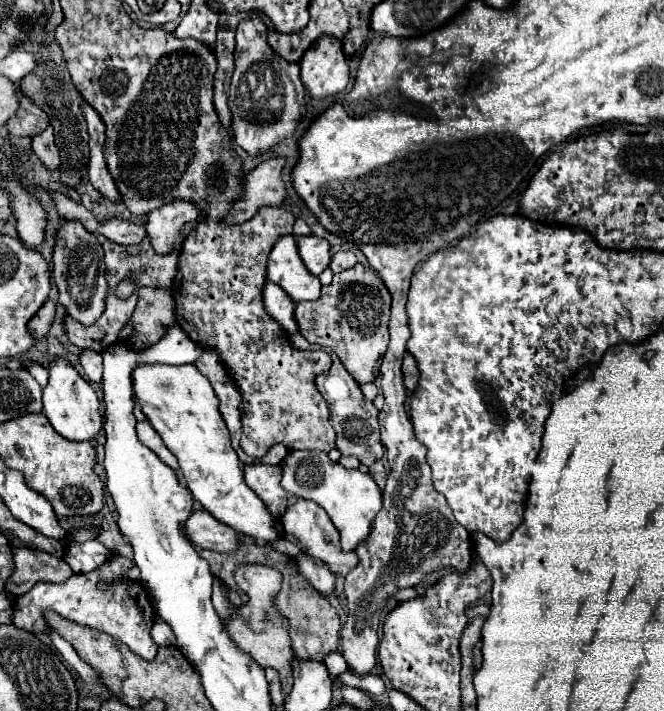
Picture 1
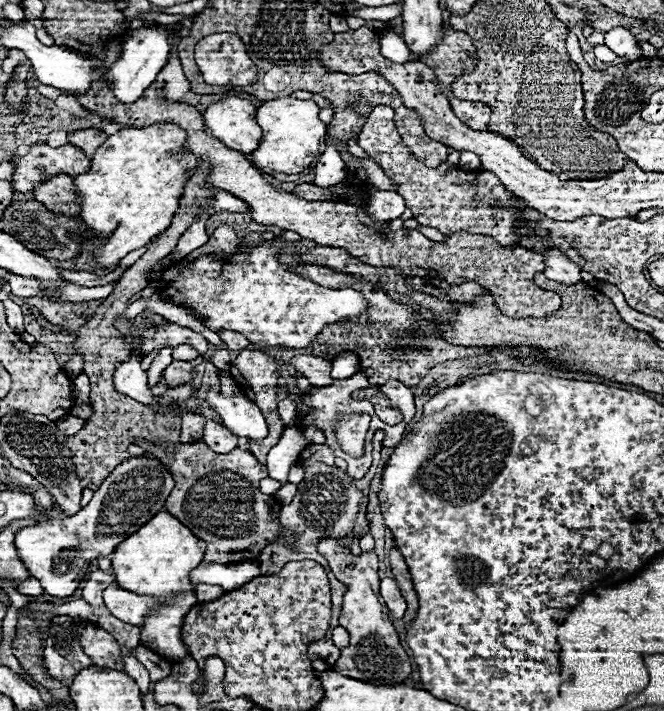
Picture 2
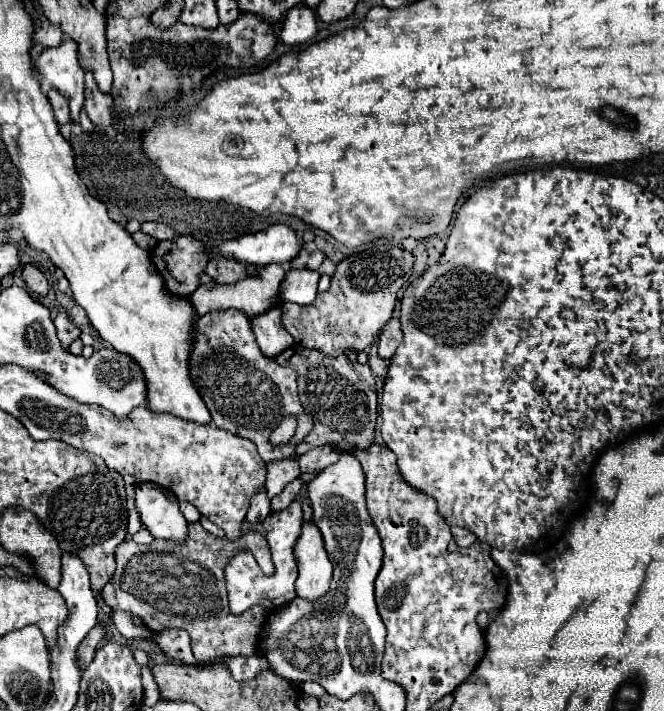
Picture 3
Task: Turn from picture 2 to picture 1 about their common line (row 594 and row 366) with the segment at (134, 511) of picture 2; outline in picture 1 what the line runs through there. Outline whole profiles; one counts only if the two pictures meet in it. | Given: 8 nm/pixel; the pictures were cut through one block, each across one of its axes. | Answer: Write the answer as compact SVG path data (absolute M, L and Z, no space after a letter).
M58 358L50 364L50 382L44 388L42 402L44 402L44 414L50 420L52 428L68 440L74 440L74 442L92 440L98 436L104 424L104 416L100 412L100 400L94 388L64 358Z

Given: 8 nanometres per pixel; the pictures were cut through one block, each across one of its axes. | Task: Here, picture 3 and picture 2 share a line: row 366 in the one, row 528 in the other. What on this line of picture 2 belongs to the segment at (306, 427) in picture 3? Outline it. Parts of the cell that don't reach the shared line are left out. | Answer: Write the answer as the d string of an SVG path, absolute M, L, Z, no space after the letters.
M140 438L132 442L170 466L176 486L166 500L166 510L208 544L204 562L246 562L258 558L264 546L270 546L272 542L296 542L294 532L280 526L278 514L282 502L276 502L276 496L266 496L258 490L258 482L268 474L266 466L262 466L250 452L236 448L230 454L216 454L200 440L194 444L176 444L170 454L162 452L166 448L154 442L144 442Z

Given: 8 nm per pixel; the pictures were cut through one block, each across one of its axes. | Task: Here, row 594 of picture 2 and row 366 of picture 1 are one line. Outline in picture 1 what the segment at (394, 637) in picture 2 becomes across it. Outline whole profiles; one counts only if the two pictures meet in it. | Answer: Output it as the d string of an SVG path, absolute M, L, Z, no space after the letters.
M362 264L348 272L334 274L332 284L322 286L322 296L316 302L300 302L296 306L296 322L300 334L316 344L328 346L350 372L358 384L374 382L380 360L388 350L388 320L390 320L390 292L382 278Z

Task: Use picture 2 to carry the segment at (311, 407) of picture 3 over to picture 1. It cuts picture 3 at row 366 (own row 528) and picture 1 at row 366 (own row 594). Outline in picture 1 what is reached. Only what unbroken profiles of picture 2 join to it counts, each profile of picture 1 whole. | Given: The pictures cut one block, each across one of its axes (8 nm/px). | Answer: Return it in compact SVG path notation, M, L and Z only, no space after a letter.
M336 356L328 374L318 376L318 390L330 408L330 424L338 436L336 448L344 456L356 456L366 466L372 466L376 460L380 460L384 456L384 446L380 442L378 408L374 404L366 404L364 394L360 392L360 386L352 380L352 376L344 370L344 366L340 364Z

